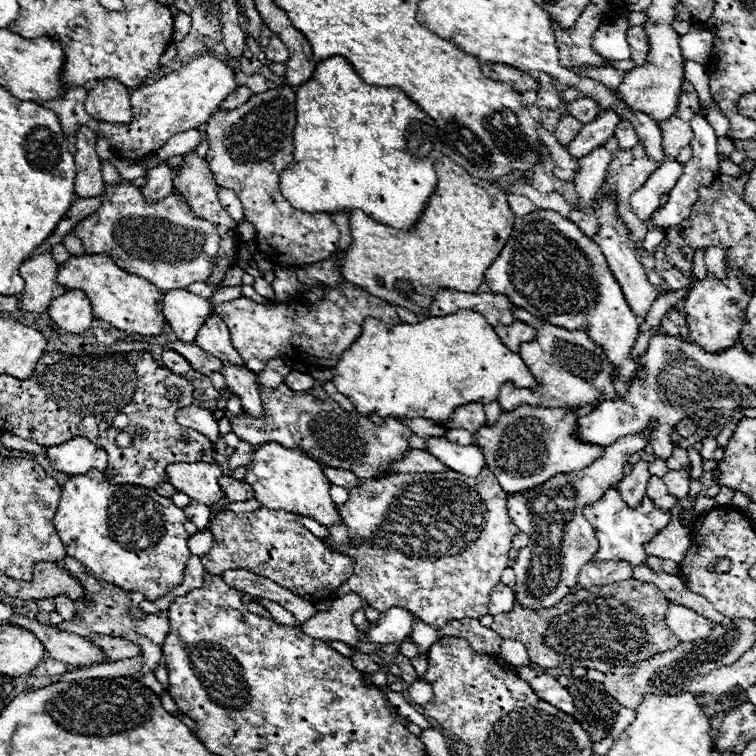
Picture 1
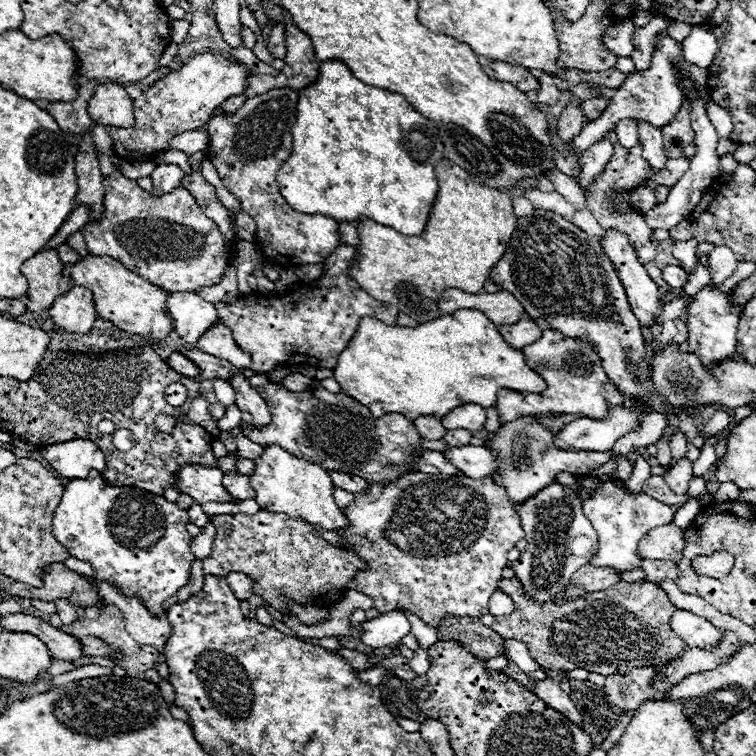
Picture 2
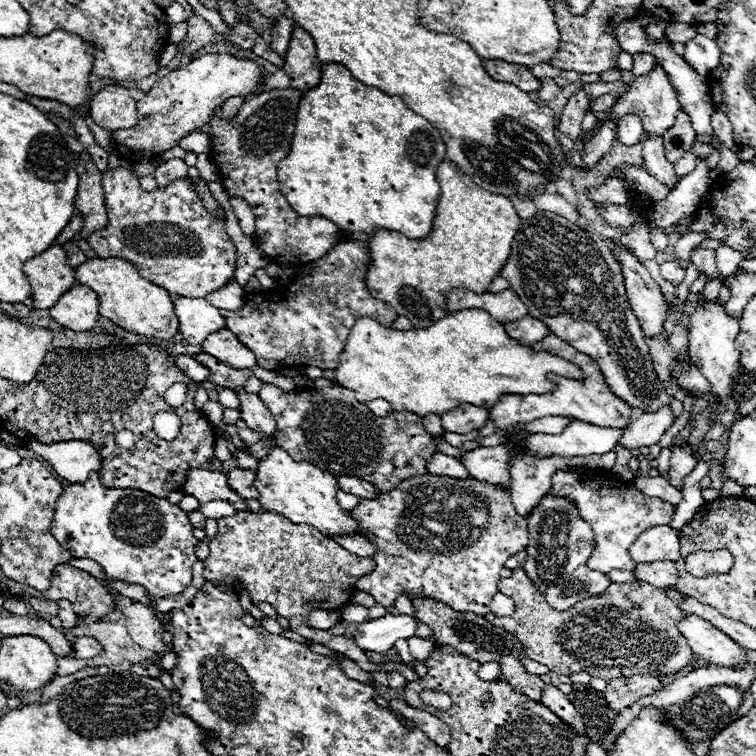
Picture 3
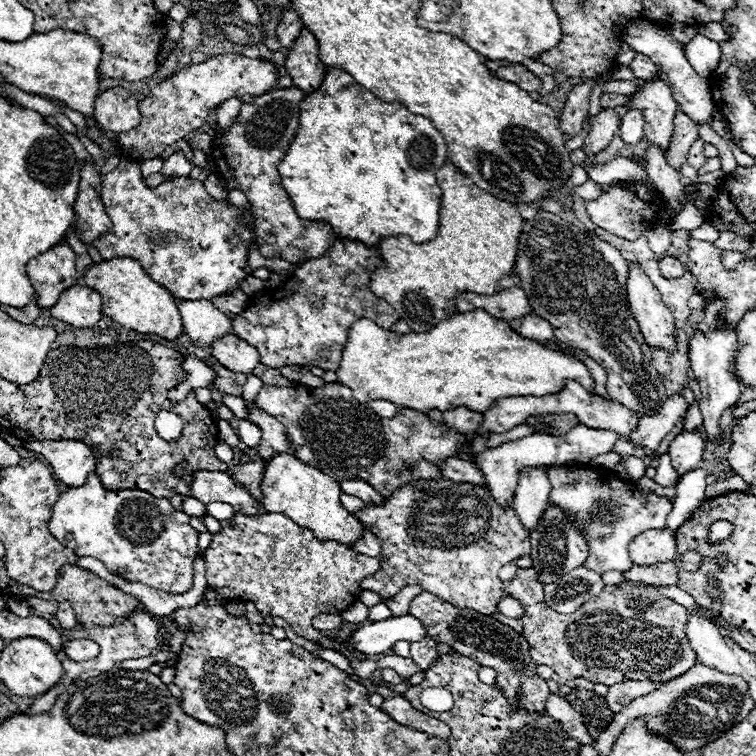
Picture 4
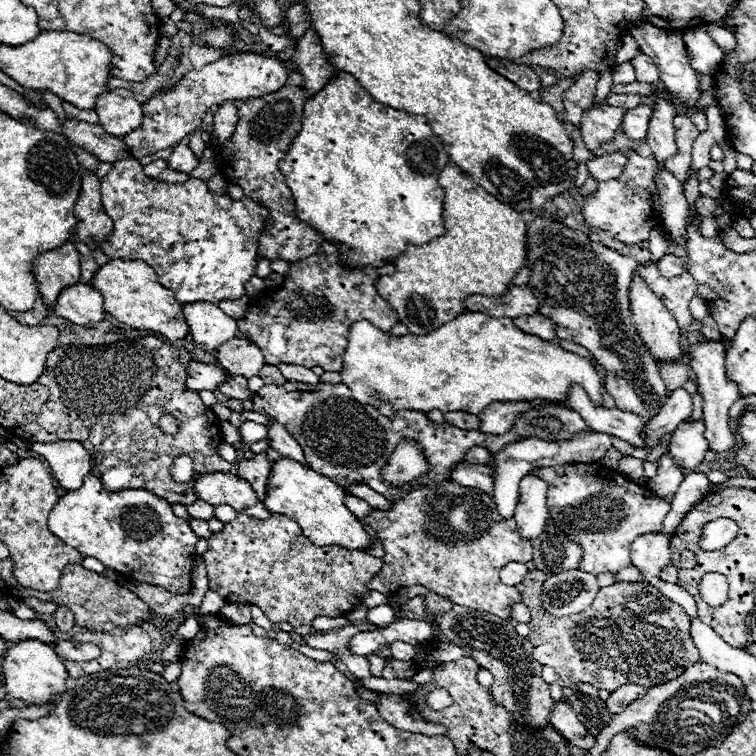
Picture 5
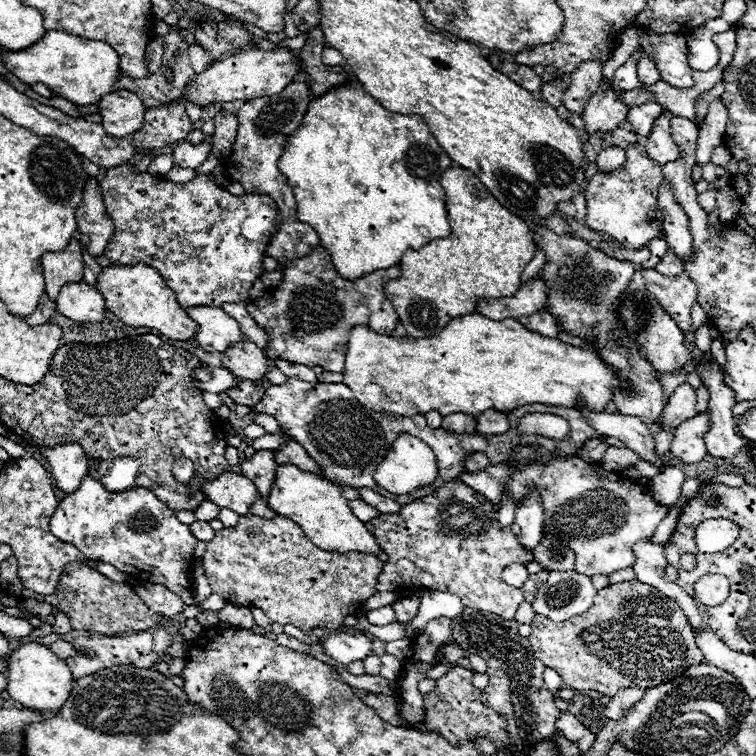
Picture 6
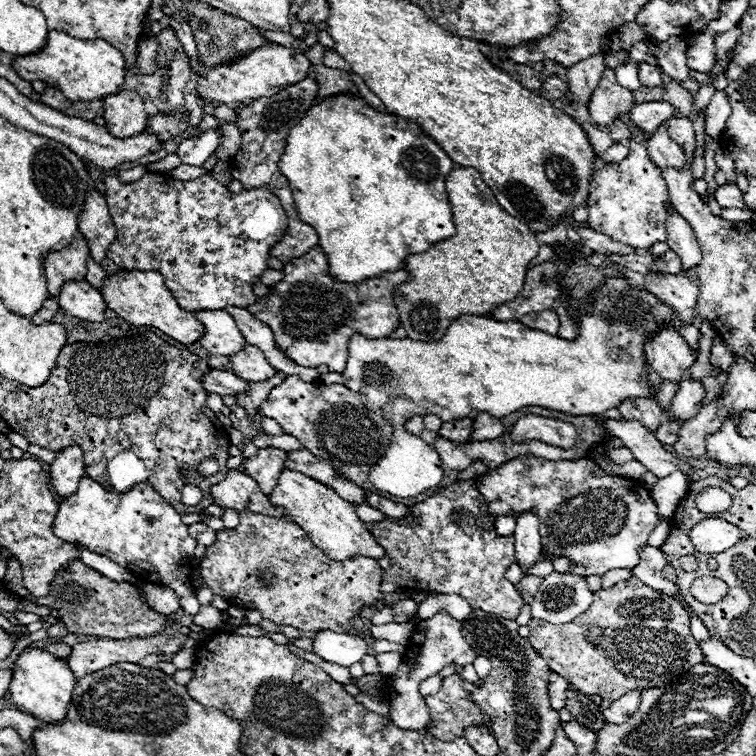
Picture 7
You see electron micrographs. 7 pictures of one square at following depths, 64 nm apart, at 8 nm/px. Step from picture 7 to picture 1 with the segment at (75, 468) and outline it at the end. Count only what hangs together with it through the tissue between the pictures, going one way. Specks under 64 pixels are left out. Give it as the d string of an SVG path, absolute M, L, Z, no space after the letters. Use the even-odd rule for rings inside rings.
M80 436L64 444L46 448L46 458L58 472L64 472L68 476L86 474L90 468L104 472L108 466L106 452L98 448L96 444L92 444L90 440L80 438Z

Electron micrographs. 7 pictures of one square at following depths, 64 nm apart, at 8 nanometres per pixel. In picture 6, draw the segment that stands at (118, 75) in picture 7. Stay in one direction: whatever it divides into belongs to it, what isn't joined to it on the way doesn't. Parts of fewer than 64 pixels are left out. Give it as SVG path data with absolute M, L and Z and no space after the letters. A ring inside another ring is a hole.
M48 30L34 46L22 52L8 52L2 54L4 66L20 78L24 84L32 86L36 82L46 84L52 92L60 94L62 98L74 104L96 104L102 94L114 92L112 86L120 78L120 58L110 48L110 44L102 40L88 40L74 34Z

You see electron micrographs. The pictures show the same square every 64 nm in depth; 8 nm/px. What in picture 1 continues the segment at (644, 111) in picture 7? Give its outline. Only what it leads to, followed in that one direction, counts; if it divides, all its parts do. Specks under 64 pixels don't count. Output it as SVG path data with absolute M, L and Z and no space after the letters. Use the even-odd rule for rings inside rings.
M620 120L620 124L616 124L616 132L614 134L616 134L620 146L626 148L626 150L634 148L640 142L640 138L634 132L634 126L628 120Z

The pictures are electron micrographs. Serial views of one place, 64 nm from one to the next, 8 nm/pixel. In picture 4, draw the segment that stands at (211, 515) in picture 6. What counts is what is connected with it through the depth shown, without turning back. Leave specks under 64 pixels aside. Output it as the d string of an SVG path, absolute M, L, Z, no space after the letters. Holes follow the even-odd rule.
M184 498L182 502L182 510L188 512L188 516L206 516L206 504L202 504L196 498Z

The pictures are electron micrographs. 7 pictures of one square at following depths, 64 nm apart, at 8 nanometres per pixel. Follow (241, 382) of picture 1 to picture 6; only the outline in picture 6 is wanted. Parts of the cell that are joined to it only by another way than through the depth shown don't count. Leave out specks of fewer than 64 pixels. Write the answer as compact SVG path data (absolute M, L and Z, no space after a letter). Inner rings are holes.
M298 442L286 444L284 448L280 448L280 452L284 452L284 454L288 456L290 464L296 464L300 470L304 470L304 472L308 470L308 472L312 472L312 474L316 474L316 476L324 476L324 470L320 468L320 464L316 464Z

